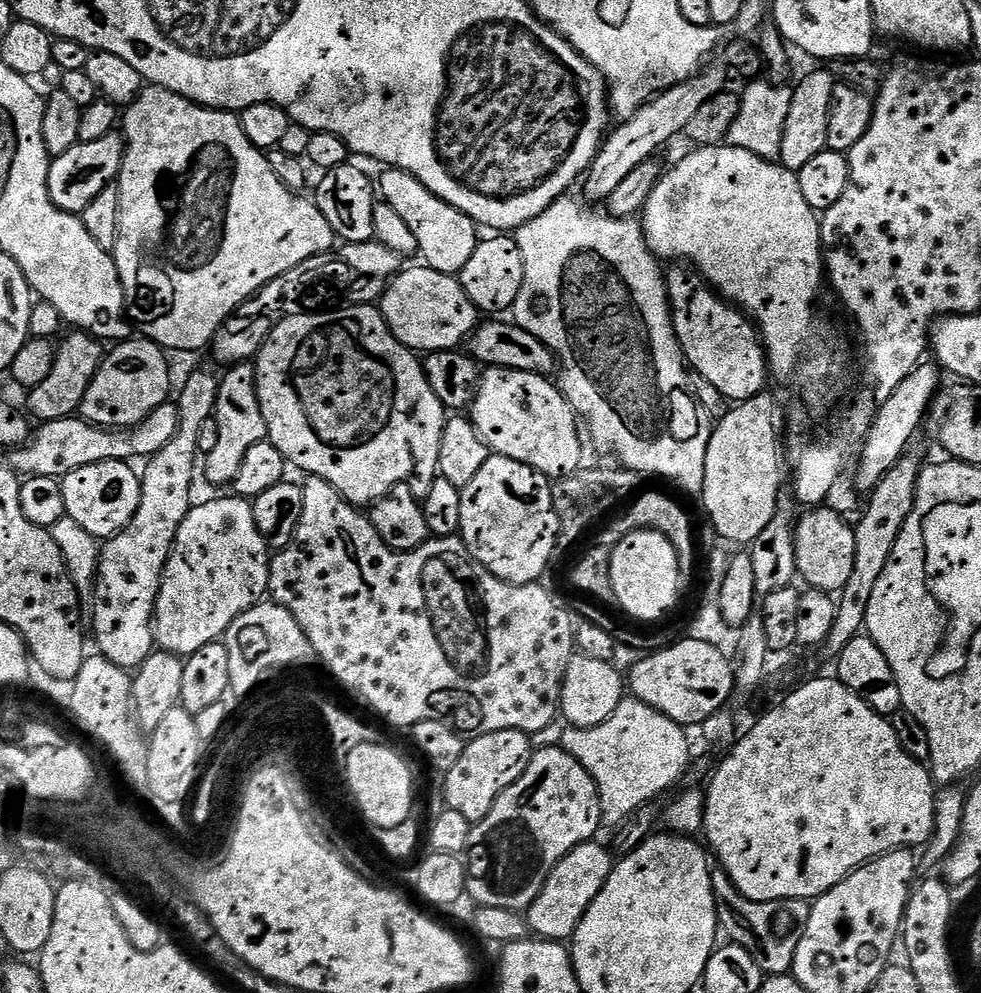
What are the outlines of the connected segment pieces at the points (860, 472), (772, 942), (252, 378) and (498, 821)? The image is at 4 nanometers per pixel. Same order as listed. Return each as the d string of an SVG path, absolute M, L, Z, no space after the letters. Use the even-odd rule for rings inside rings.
M922 362L906 378L906 382L898 385L898 390L886 398L886 402L880 405L876 417L872 419L870 430L864 435L860 448L860 461L856 464L856 488L863 494L870 494L878 482L886 476L886 470L894 466L909 451L908 443L916 436L920 424L925 423L930 411L932 401L937 392L941 391L940 376L942 372L935 363ZM929 363L929 364L928 364Z
M723 870L713 871L712 889L714 890L714 902L716 903L716 919L719 927L722 929L731 943L742 946L758 962L758 966L768 976L783 976L791 973L792 963L798 950L798 942L802 942L806 922L810 922L812 913L812 904L807 900L767 900L758 902L743 896L735 886L732 885L732 879L729 878Z
M251 363L234 364L227 369L228 373L220 376L220 389L214 419L218 426L218 442L214 450L203 457L202 472L212 484L231 485L238 478L238 466L242 466L242 458L246 458L246 450L250 446L265 443L268 435L266 418L262 418L262 410L256 393L256 370Z
M559 746L553 748L537 747L532 753L530 762L526 766L526 770L522 774L522 778L518 778L518 782L514 782L514 786L510 786L505 790L494 802L494 806L490 810L490 814L486 814L486 818L482 818L477 824L472 826L472 833L468 839L468 850L466 853L466 875L464 877L464 886L469 897L473 896L475 902L482 908L501 908L502 910L510 910L517 914L523 913L534 902L534 898L538 898L538 894L542 890L544 880L552 873L552 869L558 866L558 862L562 862L562 858L566 858L566 854L570 854L580 844L589 843L593 839L592 836L596 831L602 828L602 817L600 814L600 795L596 789L596 783L584 767L582 767L569 752L564 751Z

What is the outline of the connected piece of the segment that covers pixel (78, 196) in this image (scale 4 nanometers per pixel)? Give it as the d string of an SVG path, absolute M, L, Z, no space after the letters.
M113 134L98 138L98 142L78 143L66 154L55 157L48 165L48 189L54 206L64 212L82 214L102 190L109 187L119 177L120 167L124 164L125 141Z

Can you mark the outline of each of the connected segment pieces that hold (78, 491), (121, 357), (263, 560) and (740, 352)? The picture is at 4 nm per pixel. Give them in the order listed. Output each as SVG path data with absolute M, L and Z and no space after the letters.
M123 460L94 462L94 466L82 466L60 480L62 498L66 502L66 515L74 518L86 534L95 536L97 541L107 542L134 518L140 505L140 481L131 463Z
M129 338L117 343L112 353L105 355L94 374L78 412L83 419L99 428L119 430L142 422L158 406L169 403L168 391L172 376L168 373L165 349L147 338Z
M227 495L221 500L208 500L205 504L197 503L189 508L176 541L172 543L172 553L168 555L164 577L160 579L154 617L154 640L163 651L173 652L181 658L193 656L202 650L202 646L217 643L228 631L234 618L246 614L246 610L261 603L269 595L270 549L262 534L258 534L254 510L245 497Z
M672 266L676 268L667 269L666 272L666 283L668 286L668 304L672 307L672 325L676 331L676 337L680 343L680 351L684 353L685 361L695 375L706 378L706 382L711 382L712 385L718 389L729 402L741 402L754 398L760 392L765 391L766 385L764 384L767 380L770 380L770 369L768 367L768 357L764 354L764 341L760 338L760 333L753 321L749 319L745 313L741 312L739 308L734 304L728 303L711 284L707 283L703 276L699 272L693 270L688 266Z

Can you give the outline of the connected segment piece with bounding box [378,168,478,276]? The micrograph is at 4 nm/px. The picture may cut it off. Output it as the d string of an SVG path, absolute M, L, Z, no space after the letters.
M388 168L378 176L378 192L383 203L394 206L397 212L410 226L414 238L418 238L420 247L419 255L424 256L423 263L429 268L444 272L448 276L456 276L470 262L470 254L474 254L478 243L478 225L462 210L442 202L418 178L414 178L409 172L403 172L400 168Z

